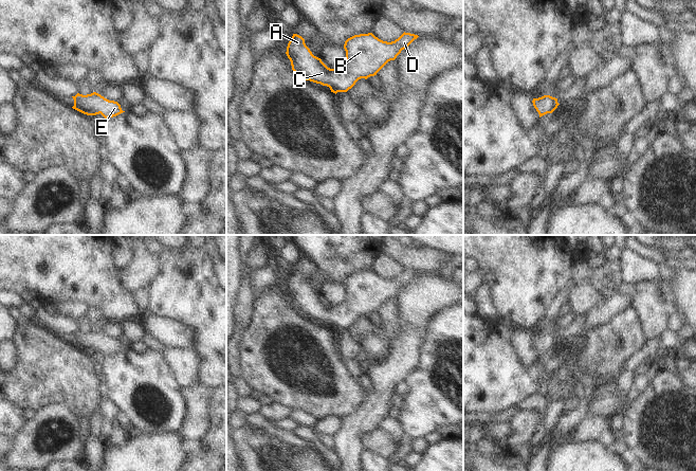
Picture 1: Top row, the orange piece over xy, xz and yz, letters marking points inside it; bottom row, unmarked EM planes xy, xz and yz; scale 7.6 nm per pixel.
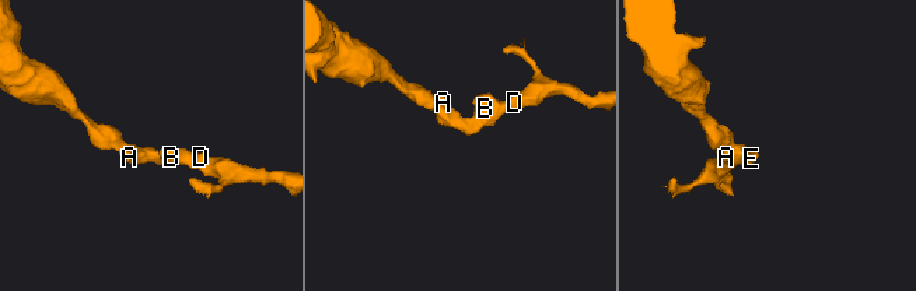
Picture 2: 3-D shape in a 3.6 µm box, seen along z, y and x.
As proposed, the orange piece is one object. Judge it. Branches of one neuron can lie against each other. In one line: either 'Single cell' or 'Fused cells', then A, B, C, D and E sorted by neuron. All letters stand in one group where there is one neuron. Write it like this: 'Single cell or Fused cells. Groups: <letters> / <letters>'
Single cell. Groups: A B C D E.

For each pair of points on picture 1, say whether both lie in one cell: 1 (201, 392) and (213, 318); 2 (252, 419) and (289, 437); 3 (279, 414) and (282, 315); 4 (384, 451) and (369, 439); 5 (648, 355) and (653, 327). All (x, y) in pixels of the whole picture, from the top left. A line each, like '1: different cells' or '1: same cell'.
1: different cells
2: same cell
3: different cells
4: same cell
5: different cells

